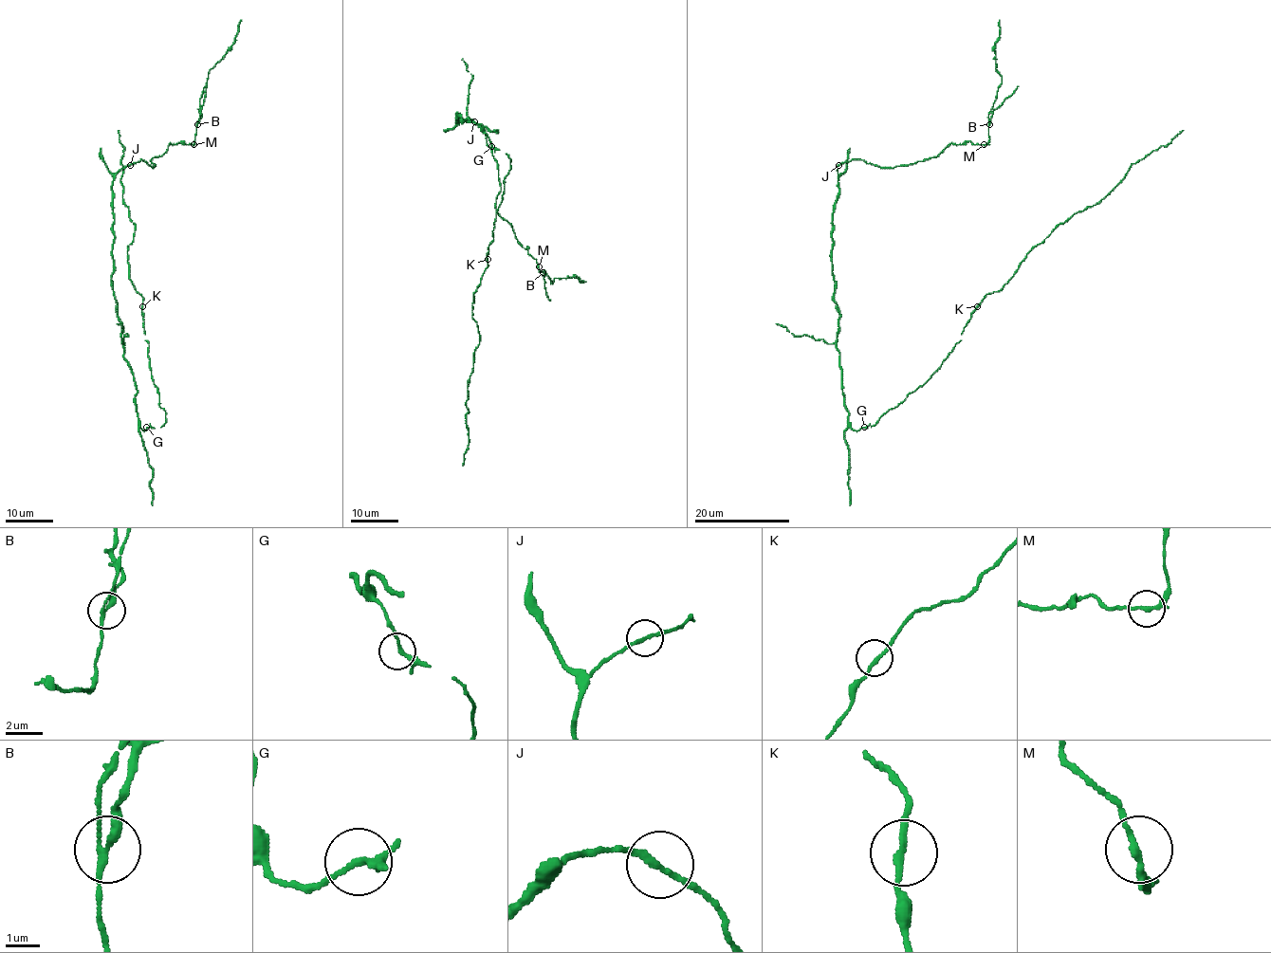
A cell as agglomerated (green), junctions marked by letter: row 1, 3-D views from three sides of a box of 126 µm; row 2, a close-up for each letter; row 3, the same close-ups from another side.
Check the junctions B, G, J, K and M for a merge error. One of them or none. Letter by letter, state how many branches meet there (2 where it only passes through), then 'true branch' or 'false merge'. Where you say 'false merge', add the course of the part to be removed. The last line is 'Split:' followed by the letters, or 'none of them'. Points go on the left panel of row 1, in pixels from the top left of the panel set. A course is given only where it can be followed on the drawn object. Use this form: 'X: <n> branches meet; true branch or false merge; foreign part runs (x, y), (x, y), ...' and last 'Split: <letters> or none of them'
B: 3 branches meet; false merge; foreign part runs (197, 124), (202, 115), (198, 109), (199, 100), (206, 86)
G: 3 branches meet; true branch
J: 2 branches meet; true branch
K: 2 branches meet; true branch
M: 2 branches meet; true branch
Split: B

